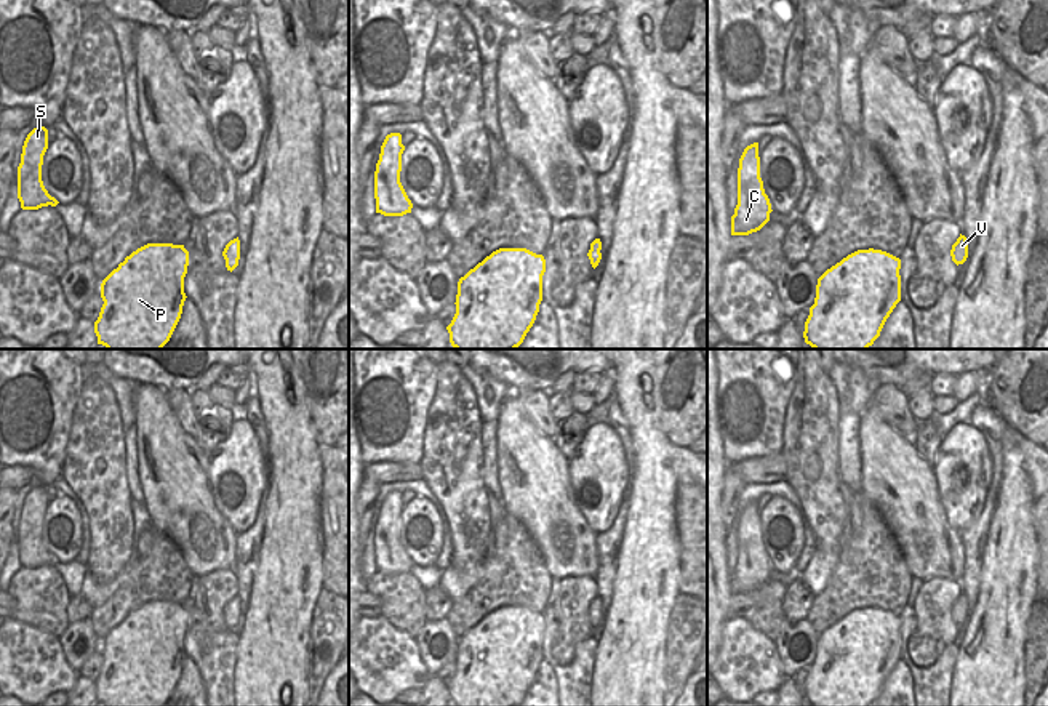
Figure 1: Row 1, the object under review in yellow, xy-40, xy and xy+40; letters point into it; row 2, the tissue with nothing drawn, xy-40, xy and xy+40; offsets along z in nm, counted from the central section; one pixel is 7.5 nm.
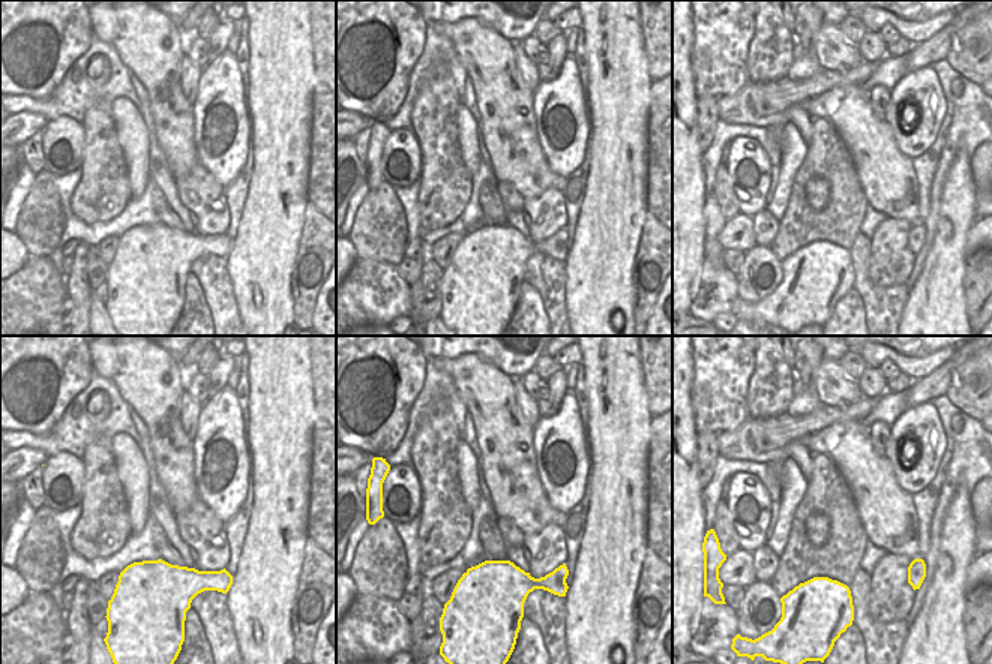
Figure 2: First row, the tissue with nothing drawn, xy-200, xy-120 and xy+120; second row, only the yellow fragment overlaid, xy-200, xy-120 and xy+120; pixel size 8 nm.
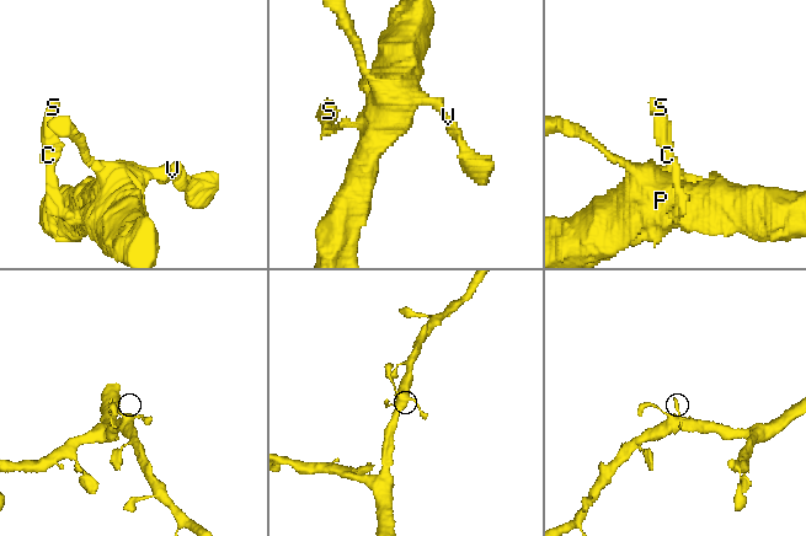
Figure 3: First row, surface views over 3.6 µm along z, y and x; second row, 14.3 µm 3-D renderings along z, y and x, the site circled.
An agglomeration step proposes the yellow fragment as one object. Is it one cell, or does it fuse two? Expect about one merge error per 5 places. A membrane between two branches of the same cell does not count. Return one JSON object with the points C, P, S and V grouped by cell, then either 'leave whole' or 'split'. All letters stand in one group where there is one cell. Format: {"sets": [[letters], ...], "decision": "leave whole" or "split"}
{"sets": [["C", "P", "S", "V"]], "decision": "leave whole"}

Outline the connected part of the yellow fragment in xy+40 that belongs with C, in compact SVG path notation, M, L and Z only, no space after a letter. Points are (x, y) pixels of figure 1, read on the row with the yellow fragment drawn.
M758 142L747 146L738 168L738 205L731 216L731 235L749 235L768 221L771 203L760 178Z

